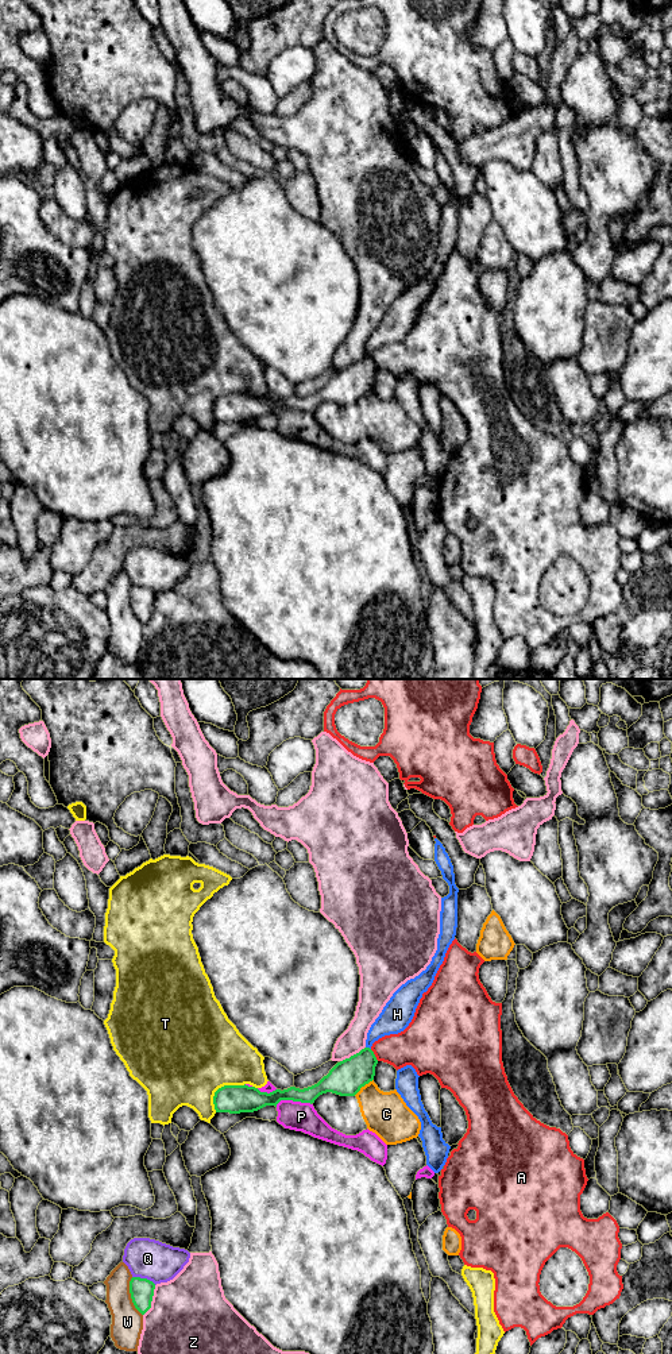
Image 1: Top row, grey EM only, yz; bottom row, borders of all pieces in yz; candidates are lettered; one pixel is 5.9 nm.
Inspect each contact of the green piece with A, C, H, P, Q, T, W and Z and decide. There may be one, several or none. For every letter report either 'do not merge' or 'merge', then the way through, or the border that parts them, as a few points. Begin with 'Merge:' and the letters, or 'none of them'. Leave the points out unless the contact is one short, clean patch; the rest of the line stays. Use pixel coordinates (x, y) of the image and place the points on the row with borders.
Merge: none of them
A: do not merge; border yz (370, 1049), (378, 1060)
C: do not merge
H: do not merge; border yz (366, 1046), (370, 1049)
P: do not merge
Q: do not merge
T: do not merge
W: do not merge
Z: do not merge

